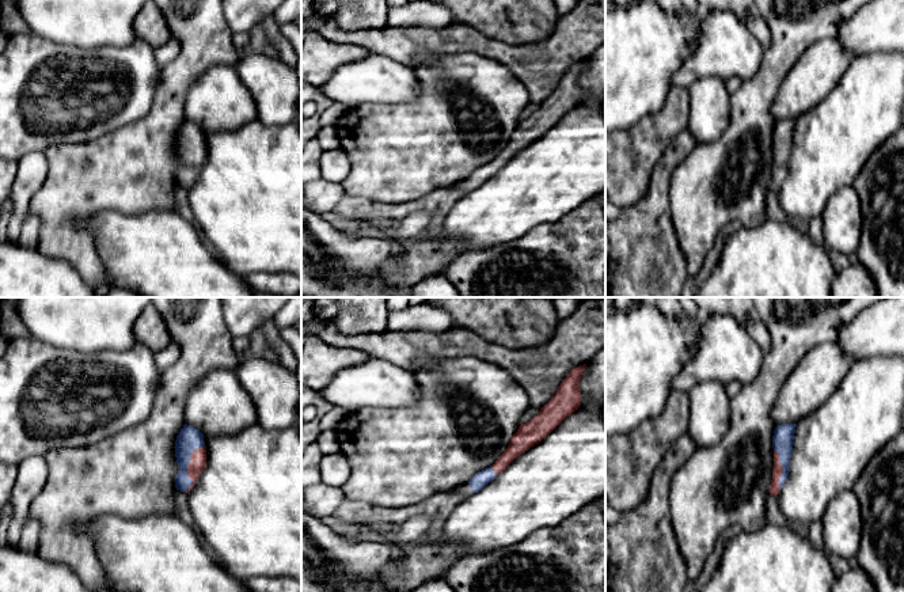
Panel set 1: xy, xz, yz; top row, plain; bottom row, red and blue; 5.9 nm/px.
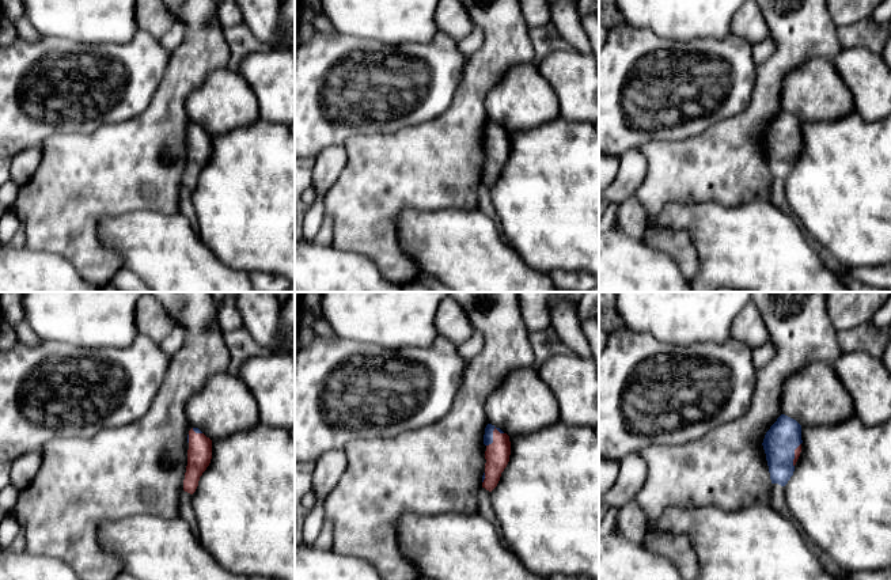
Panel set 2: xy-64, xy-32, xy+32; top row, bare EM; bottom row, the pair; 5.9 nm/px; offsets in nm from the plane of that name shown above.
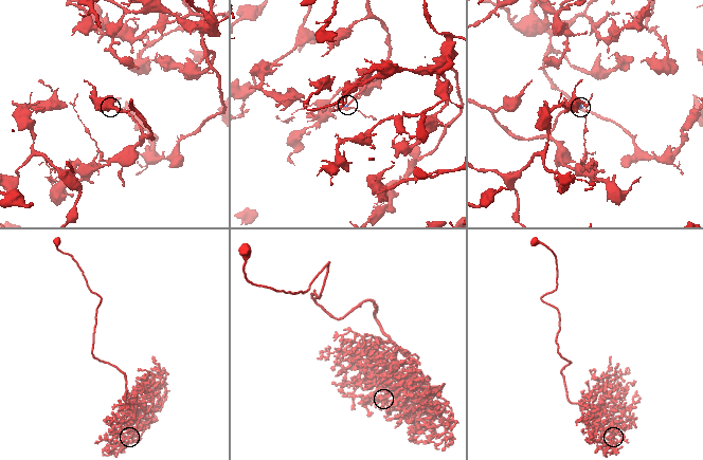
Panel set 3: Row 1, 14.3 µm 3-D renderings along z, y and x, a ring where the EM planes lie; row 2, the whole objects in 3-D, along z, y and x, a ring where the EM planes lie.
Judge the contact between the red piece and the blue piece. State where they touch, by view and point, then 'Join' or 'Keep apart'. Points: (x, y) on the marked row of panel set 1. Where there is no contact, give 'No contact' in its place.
Touches red at xy (189, 463). Join

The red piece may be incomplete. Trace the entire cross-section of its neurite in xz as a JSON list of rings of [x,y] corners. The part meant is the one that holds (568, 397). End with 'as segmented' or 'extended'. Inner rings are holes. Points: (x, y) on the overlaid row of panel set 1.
[[[585,365],[573,368],[562,380],[551,401],[540,407],[540,411],[531,421],[519,426],[508,448],[493,466],[476,473],[468,482],[453,489],[455,493],[466,500],[482,490],[517,456],[540,443],[566,417],[578,410],[581,402],[580,379]]]; extended

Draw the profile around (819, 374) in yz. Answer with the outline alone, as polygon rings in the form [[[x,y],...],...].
[[[836,341],[812,349],[782,386],[772,406],[775,425],[797,424],[814,411],[837,388],[854,363]]]

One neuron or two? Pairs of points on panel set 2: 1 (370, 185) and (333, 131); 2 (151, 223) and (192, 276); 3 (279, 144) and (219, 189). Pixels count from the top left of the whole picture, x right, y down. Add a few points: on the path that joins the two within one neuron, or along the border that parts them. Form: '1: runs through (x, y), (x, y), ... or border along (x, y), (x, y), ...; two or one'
1: border along (374, 133), (355, 133), (344, 146); two
2: runs through (158, 237), (165, 243), (165, 249), (178, 262); one
3: runs through (265, 159), (234, 189); one

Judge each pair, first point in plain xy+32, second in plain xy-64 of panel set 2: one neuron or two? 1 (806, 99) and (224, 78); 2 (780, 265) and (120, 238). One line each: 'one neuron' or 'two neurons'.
1: one neuron
2: one neuron

